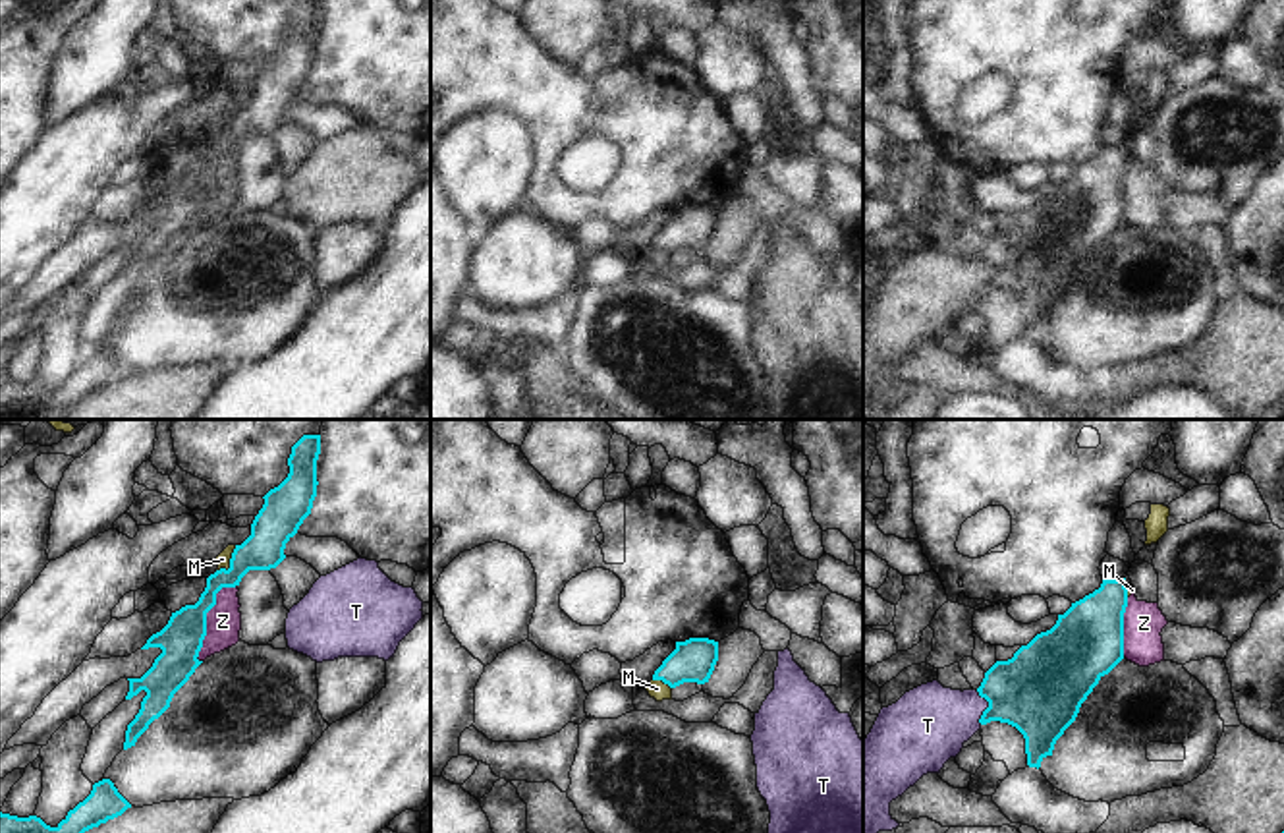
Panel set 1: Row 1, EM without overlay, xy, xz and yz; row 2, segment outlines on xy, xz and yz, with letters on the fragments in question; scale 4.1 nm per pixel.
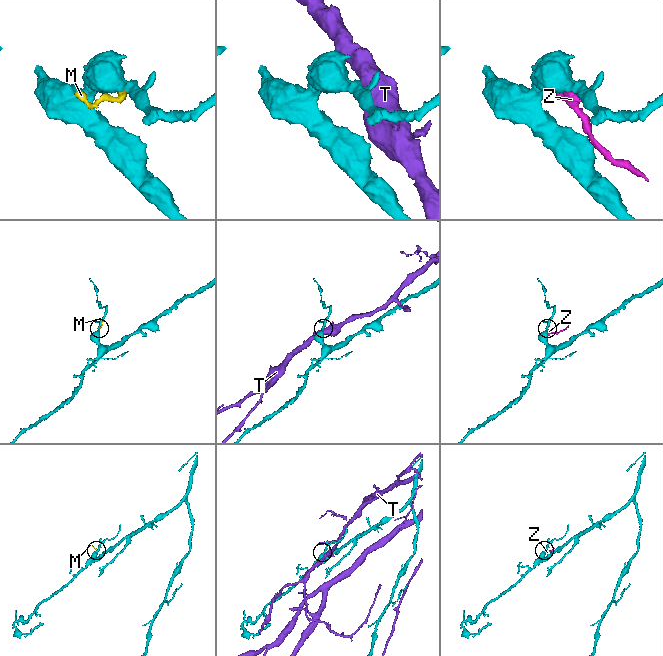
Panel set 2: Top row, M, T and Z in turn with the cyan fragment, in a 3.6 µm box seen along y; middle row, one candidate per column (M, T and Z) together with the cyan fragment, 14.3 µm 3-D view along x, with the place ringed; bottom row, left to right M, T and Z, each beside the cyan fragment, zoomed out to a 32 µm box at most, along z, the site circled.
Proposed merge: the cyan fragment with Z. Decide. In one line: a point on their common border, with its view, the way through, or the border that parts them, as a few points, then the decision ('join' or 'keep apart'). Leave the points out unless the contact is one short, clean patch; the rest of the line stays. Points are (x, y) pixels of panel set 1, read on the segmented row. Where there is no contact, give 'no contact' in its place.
xy (205, 619) | along xy (236, 584), (224, 586), (207, 613), (199, 661) | keep apart

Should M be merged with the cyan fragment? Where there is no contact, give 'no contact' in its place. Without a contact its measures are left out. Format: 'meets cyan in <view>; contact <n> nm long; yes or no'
meets cyan in xy; contact 140 nm long; no

